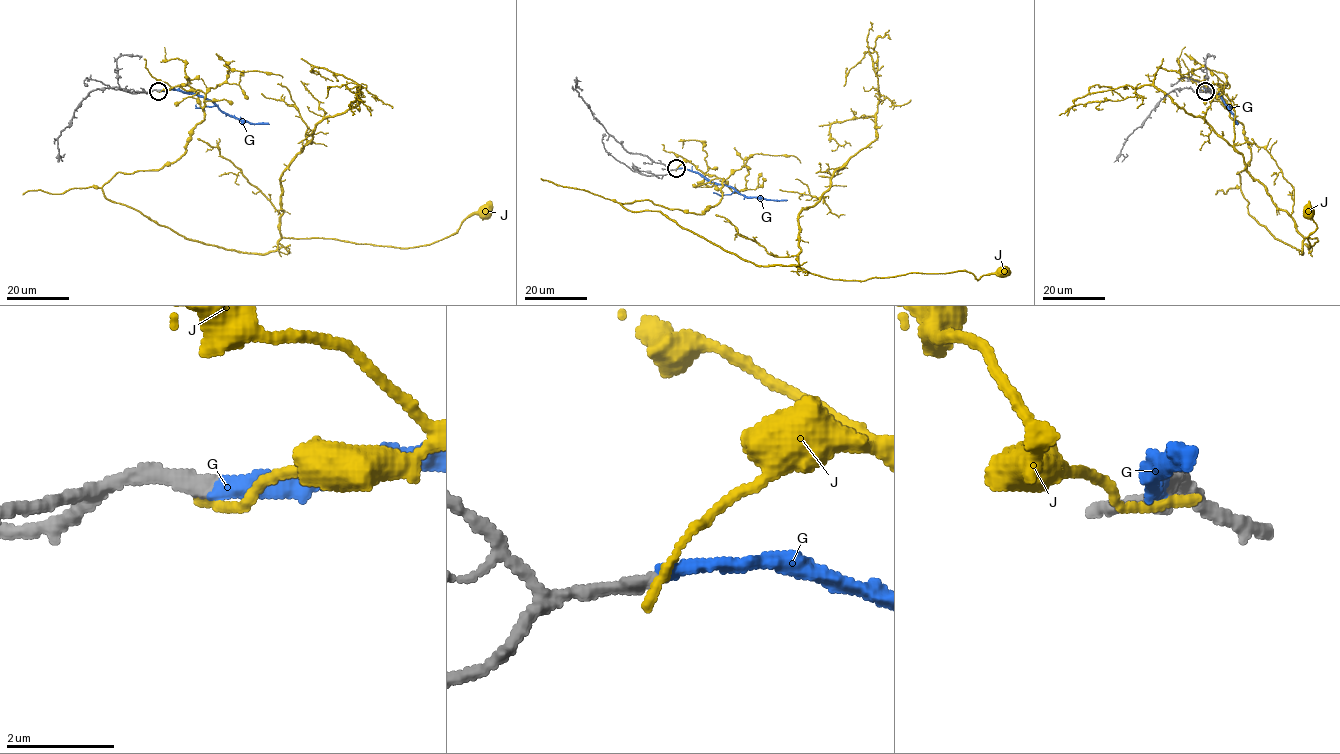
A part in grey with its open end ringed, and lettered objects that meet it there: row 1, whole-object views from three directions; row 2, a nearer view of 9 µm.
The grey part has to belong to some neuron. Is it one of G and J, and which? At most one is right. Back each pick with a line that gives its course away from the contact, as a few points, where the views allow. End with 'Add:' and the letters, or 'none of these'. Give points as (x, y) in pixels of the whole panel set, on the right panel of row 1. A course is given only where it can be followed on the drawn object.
G: via (1206, 90), (1221, 96), (1237, 124)
Add: G

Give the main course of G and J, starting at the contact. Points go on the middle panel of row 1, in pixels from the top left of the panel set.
G: (677, 169), (697, 171), (747, 196), (787, 200)
J: (676, 169), (723, 179), (721, 199), (695, 214), (620, 203), (758, 265), (864, 281), (1003, 271)

